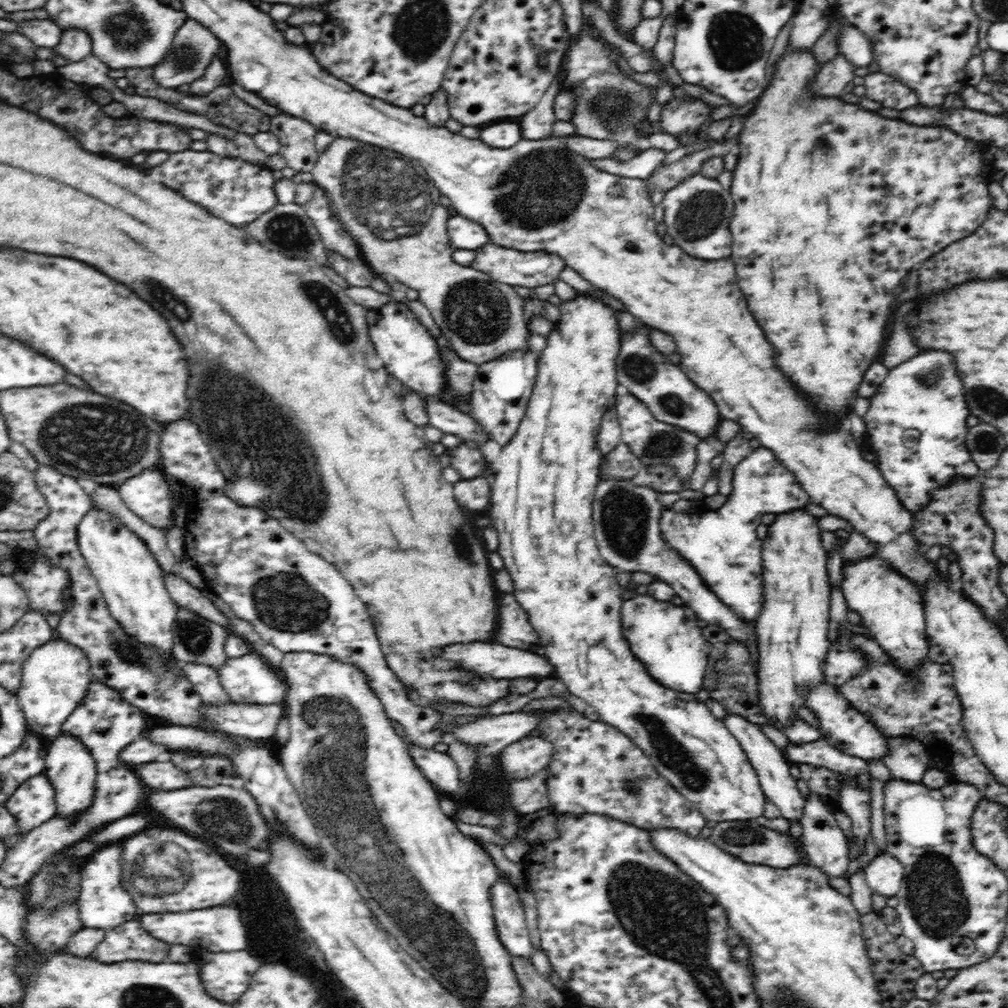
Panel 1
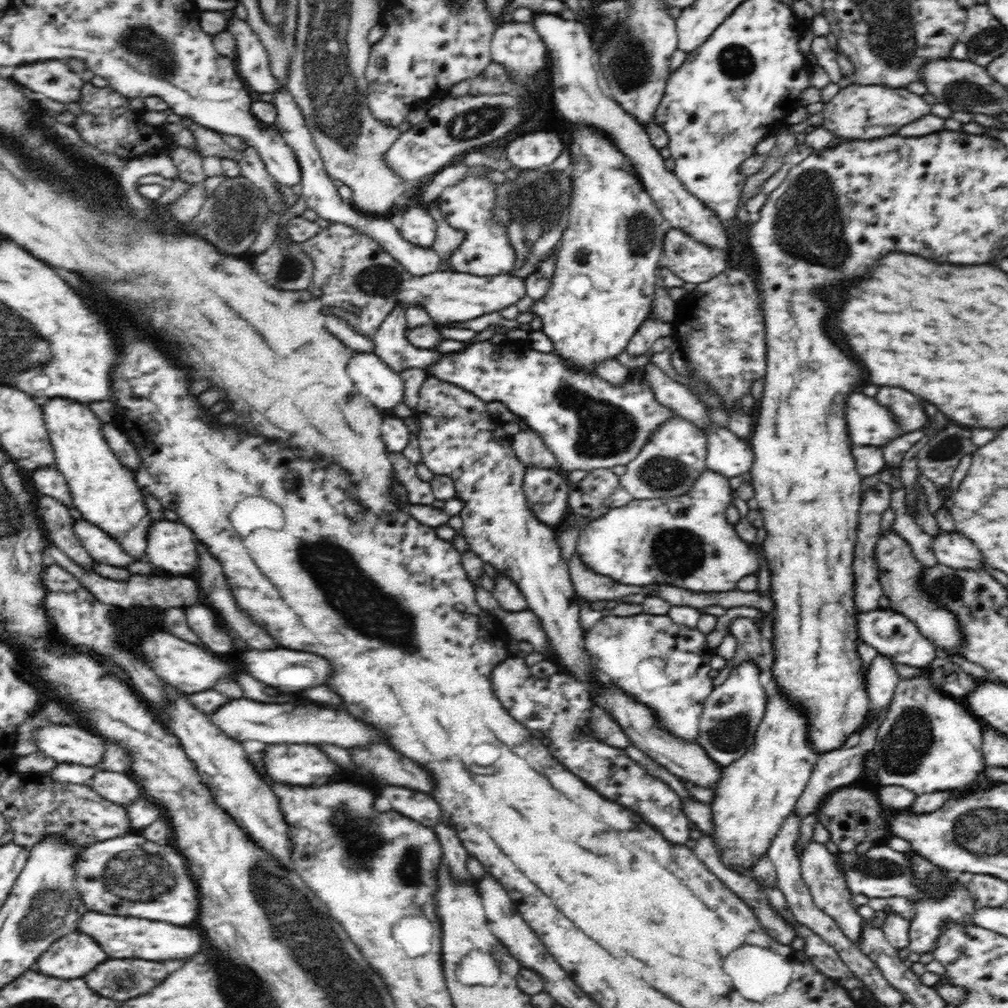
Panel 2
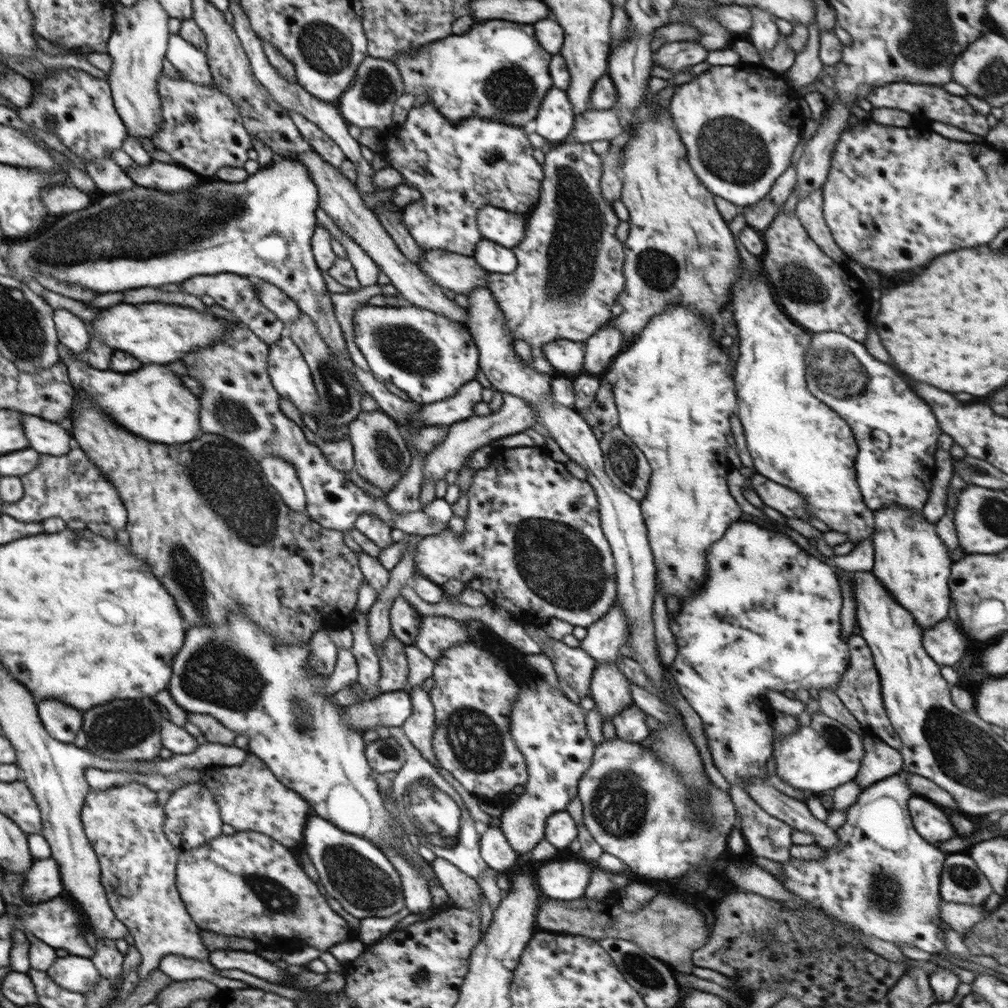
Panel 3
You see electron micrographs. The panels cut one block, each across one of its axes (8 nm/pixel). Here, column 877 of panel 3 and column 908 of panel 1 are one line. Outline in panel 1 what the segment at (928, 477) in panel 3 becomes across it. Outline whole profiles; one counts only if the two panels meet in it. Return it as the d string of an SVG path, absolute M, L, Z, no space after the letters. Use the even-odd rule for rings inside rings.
M942 350L920 352L892 368L869 401L869 409L863 416L865 435L878 455L877 468L904 508L912 513L919 511L930 502L930 494L936 488L946 486L958 477L976 476L978 466L964 446L968 406L954 356ZM936 364L942 370L942 378L936 386L924 384L922 376Z

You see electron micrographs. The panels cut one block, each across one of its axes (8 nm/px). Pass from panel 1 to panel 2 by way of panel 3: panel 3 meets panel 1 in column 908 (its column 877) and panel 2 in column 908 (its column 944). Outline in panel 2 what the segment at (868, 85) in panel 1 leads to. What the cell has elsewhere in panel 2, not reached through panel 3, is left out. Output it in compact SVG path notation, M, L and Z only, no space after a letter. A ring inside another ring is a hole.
M853 81L850 86L842 88L824 104L822 126L844 140L874 140L897 134L902 126L930 114L931 107L922 96L909 92L907 88L858 85Z

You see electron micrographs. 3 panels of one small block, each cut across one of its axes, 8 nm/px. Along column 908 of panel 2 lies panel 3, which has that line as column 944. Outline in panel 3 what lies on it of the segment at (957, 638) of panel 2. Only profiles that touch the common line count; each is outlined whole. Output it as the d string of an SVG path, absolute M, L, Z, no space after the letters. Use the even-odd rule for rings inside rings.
M903 506L874 511L874 565L871 573L893 598L913 614L916 624L930 628L948 616L950 610L949 576L952 560L938 536L936 525L930 524L922 510Z

